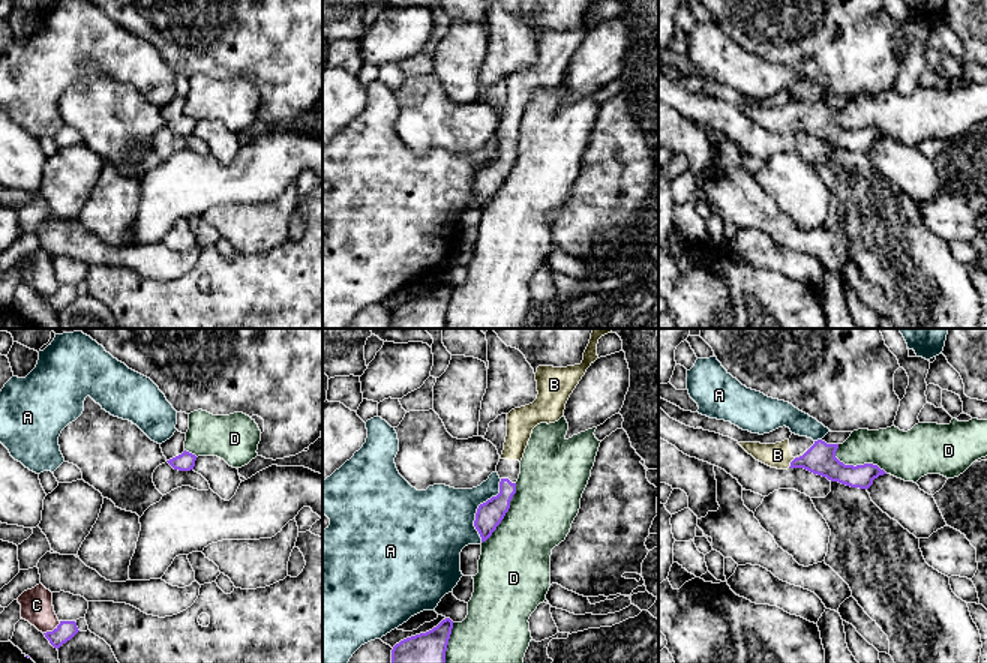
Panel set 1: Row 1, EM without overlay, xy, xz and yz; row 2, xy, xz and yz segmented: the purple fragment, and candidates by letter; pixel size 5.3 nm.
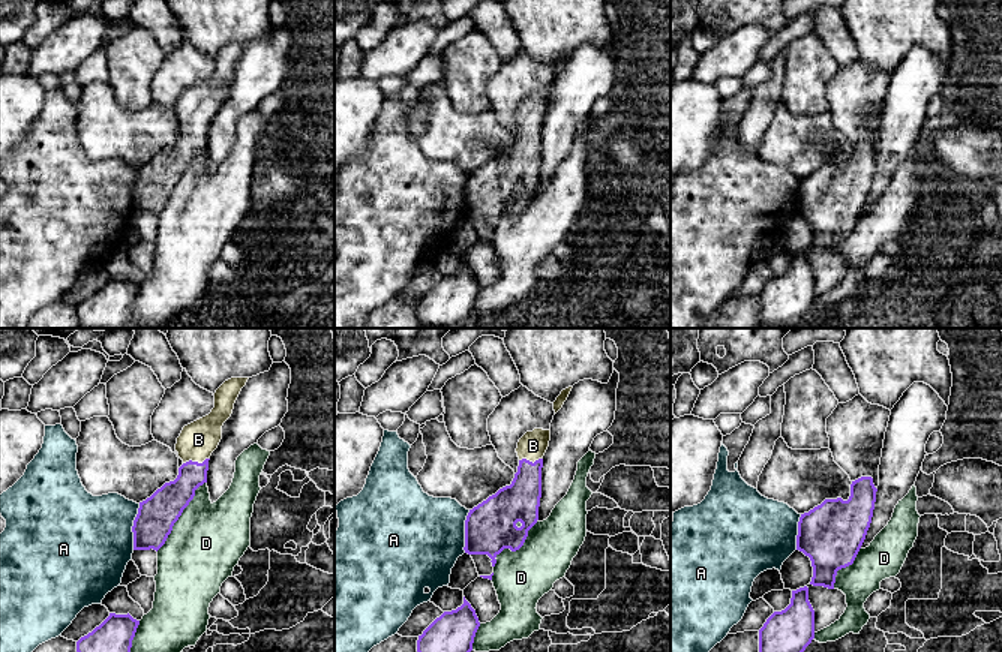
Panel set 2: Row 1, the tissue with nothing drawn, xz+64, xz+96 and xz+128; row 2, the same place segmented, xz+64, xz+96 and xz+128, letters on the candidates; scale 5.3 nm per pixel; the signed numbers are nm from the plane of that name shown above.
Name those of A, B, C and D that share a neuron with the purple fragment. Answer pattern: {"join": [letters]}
{"join": ["B"]}

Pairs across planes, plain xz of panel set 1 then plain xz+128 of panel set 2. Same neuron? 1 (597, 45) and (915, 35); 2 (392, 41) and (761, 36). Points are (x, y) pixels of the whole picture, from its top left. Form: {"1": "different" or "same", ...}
{"1": "different", "2": "same"}

